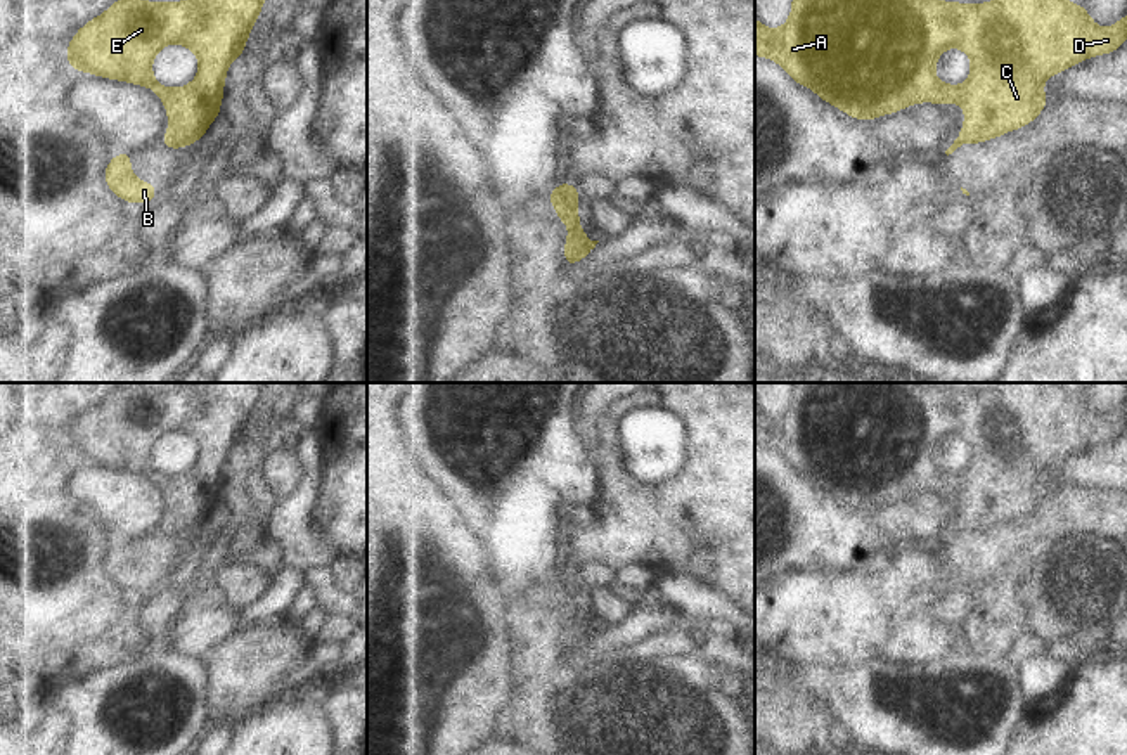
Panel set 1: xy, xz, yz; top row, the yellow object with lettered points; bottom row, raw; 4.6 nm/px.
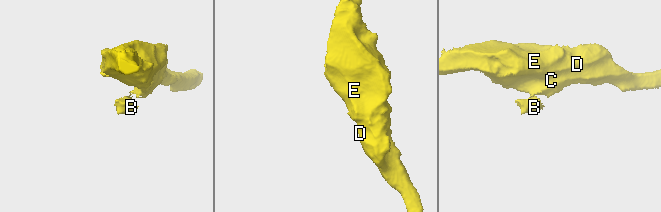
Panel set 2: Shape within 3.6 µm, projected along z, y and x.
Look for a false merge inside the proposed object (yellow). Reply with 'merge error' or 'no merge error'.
merge error

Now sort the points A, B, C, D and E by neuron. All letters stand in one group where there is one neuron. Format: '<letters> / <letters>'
A C D E / B

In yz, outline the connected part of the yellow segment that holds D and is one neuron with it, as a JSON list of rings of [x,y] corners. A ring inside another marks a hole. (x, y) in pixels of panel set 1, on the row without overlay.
[[[793,383],[793,395],[791,395],[789,407],[779,417],[772,419],[772,417],[765,416],[755,405],[755,443],[763,443],[763,445],[769,445],[774,450],[781,452],[798,473],[814,476],[819,487],[833,492],[834,495],[840,495],[843,500],[847,500],[848,504],[852,504],[855,507],[871,509],[878,504],[897,500],[897,499],[905,497],[907,494],[912,494],[918,490],[961,492],[966,497],[964,514],[963,514],[961,521],[957,523],[957,526],[954,528],[954,532],[964,532],[964,530],[982,532],[994,525],[1001,525],[1006,519],[1027,514],[1049,492],[1049,487],[1040,478],[1046,466],[1049,466],[1059,459],[1065,459],[1065,457],[1072,455],[1075,450],[1085,448],[1092,443],[1111,442],[1124,429],[1127,429],[1127,402],[1120,409],[1113,410],[1111,416],[1101,417],[1089,405],[1084,393],[1068,391],[1063,386],[1063,383],[1001,383],[999,386],[989,390],[989,391],[940,390],[928,383]],[[949,435],[957,435],[957,436],[964,438],[971,447],[971,462],[959,474],[952,474],[949,471],[938,469],[933,461],[938,443],[943,438],[947,438]]]

